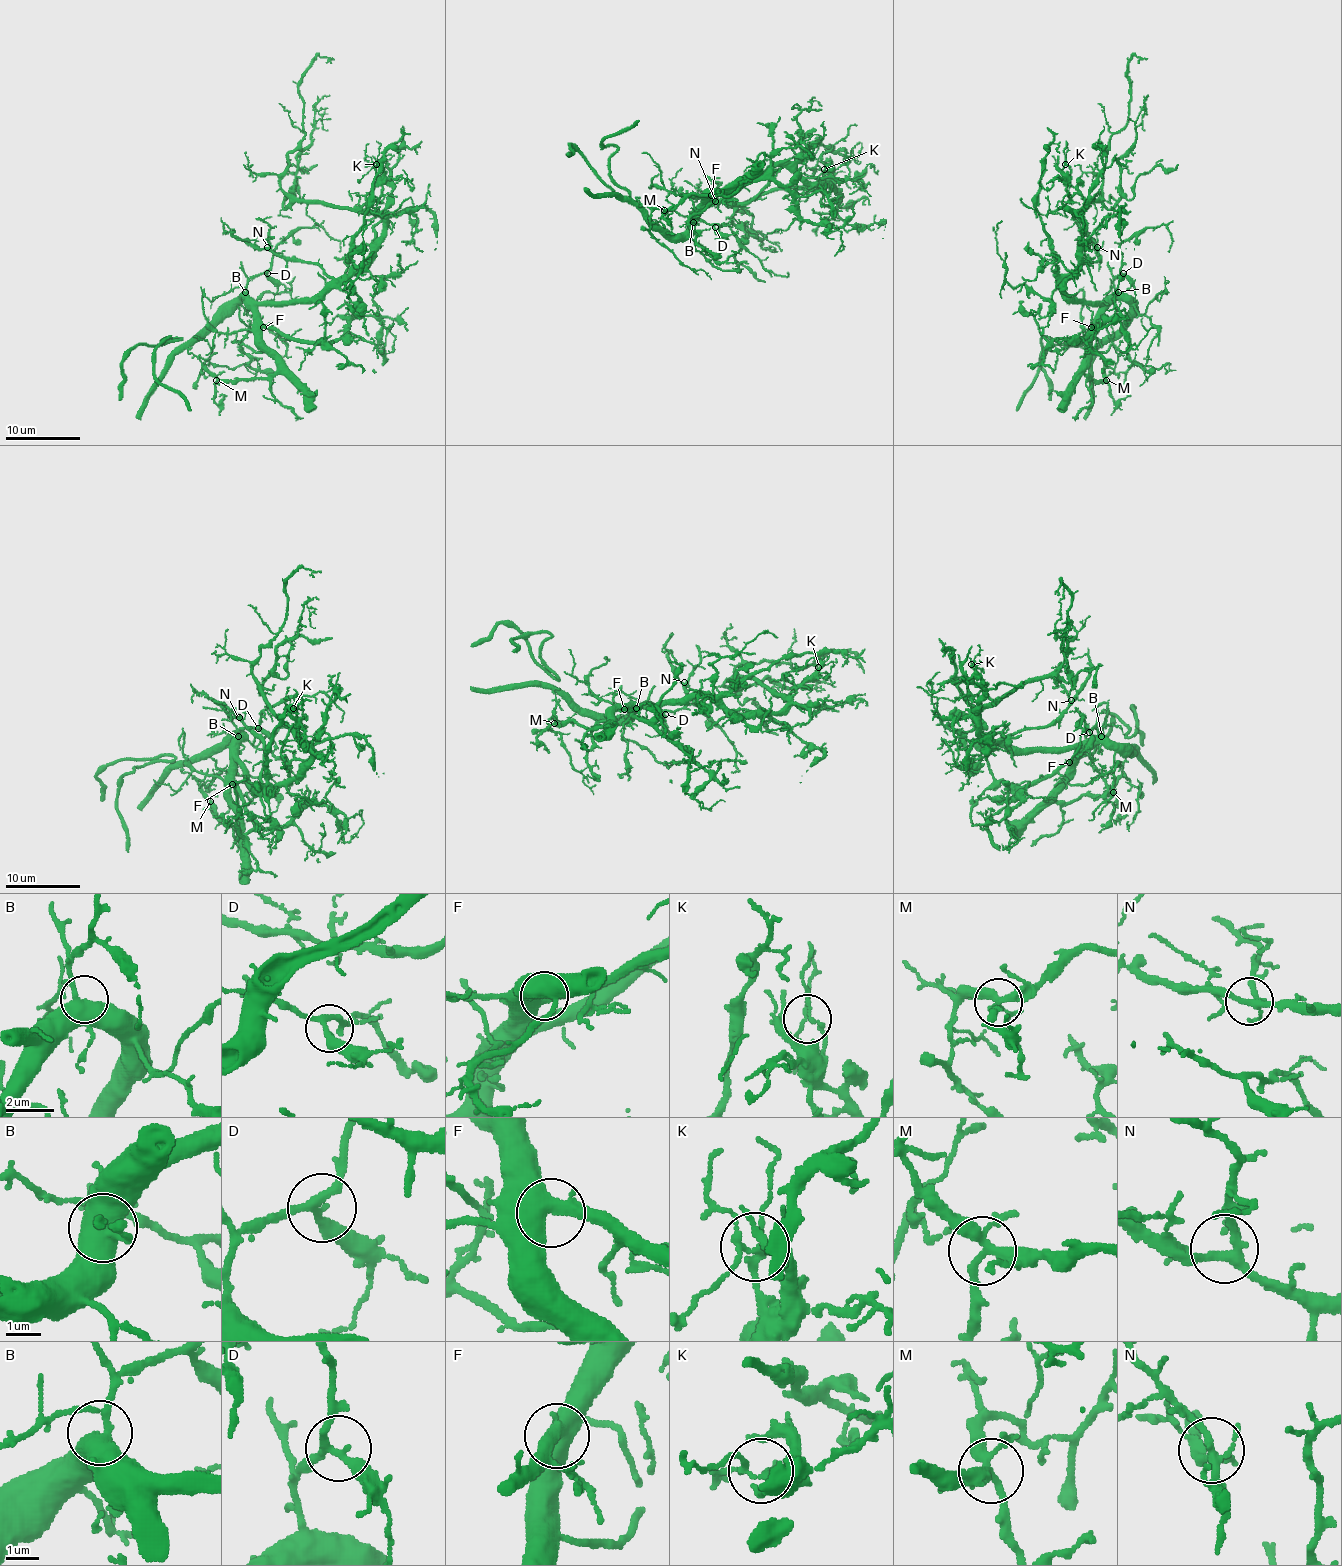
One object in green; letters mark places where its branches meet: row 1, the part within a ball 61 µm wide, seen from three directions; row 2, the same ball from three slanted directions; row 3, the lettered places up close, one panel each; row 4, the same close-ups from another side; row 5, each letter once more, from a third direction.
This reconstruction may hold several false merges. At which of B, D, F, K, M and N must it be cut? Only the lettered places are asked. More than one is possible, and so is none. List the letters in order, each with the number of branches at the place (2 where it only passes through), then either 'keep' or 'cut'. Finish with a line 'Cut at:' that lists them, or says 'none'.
B: 3 branches meet; keep
D: 3 branches meet; keep
F: 2 branches meet; keep
K: 4 branches meet; keep
M: 4 branches meet; keep
N: 4 branches meet; keep
Cut at: none

